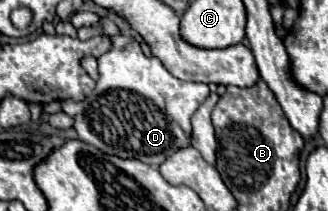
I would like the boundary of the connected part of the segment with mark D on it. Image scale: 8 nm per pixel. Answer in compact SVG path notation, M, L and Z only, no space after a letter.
M114 36L112 38L114 48L98 58L98 84L94 92L82 100L72 102L64 100L62 110L74 118L74 128L78 132L78 138L90 146L96 146L104 154L112 154L118 158L136 158L150 166L160 166L168 156L172 156L176 150L190 144L190 118L198 110L198 106L208 98L210 88L200 82L184 82L172 76L164 64L154 56L144 56L140 50L140 44L130 36Z

